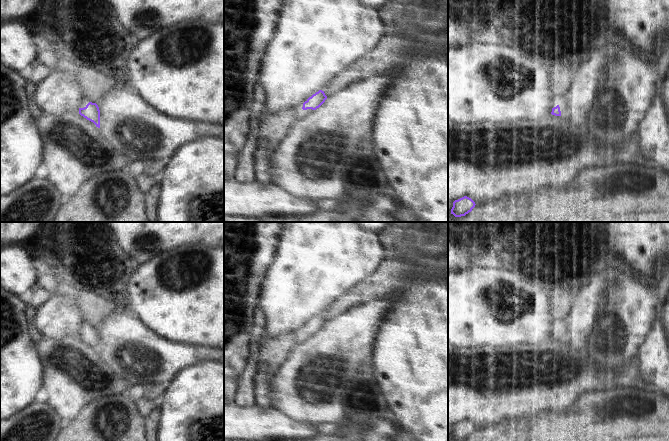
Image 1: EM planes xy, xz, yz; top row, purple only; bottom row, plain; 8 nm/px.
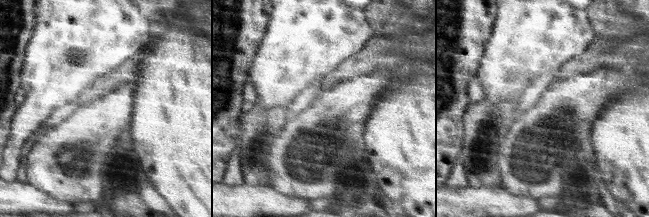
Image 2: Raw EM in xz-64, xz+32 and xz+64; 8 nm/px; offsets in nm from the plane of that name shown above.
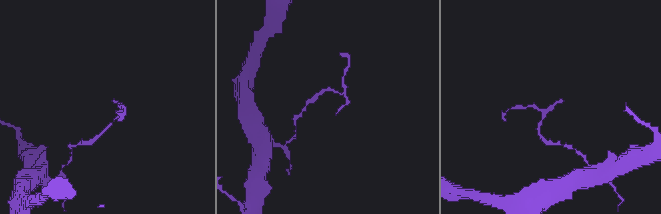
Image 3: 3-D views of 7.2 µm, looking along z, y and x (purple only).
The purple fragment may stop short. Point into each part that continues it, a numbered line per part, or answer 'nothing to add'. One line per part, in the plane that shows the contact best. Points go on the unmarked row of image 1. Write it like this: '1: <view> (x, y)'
1: xz (300, 337)

